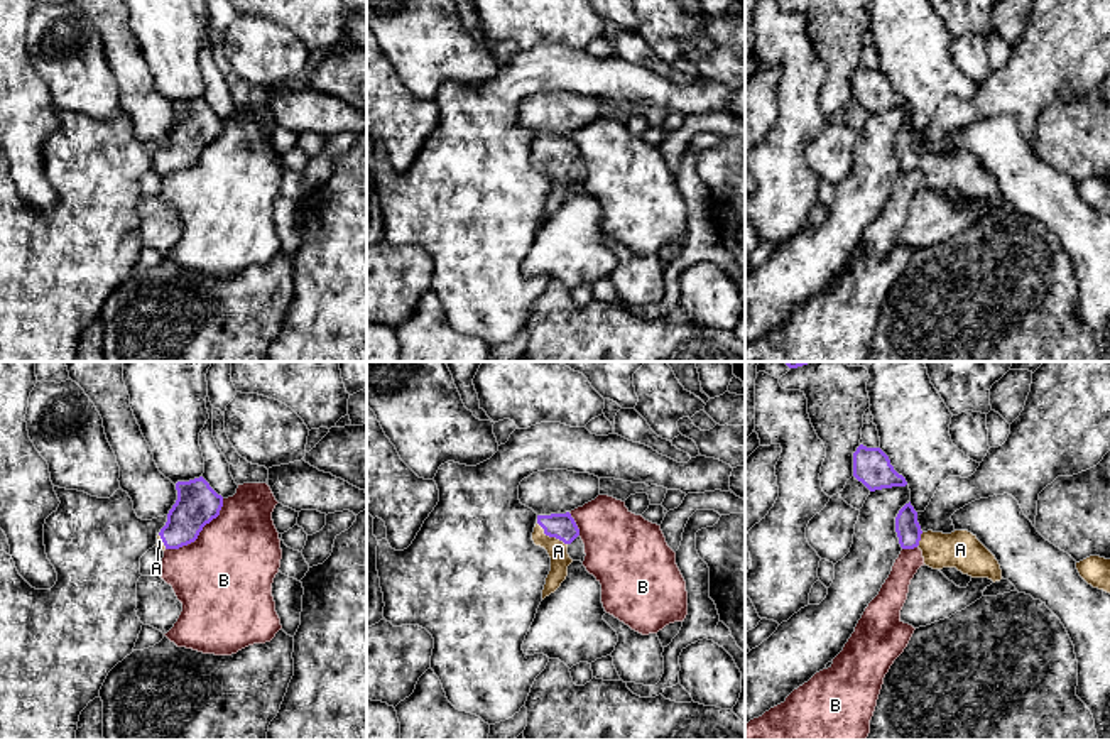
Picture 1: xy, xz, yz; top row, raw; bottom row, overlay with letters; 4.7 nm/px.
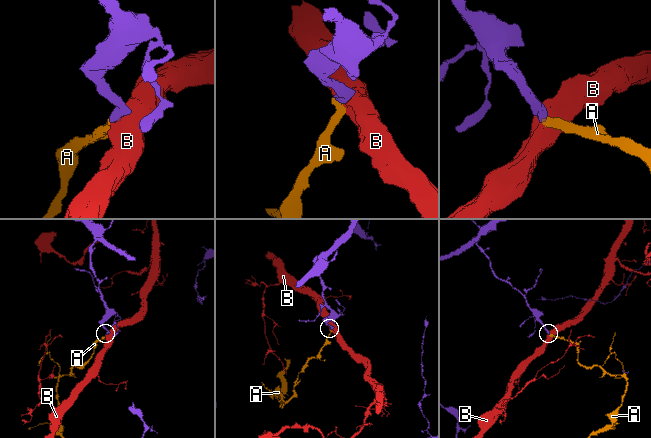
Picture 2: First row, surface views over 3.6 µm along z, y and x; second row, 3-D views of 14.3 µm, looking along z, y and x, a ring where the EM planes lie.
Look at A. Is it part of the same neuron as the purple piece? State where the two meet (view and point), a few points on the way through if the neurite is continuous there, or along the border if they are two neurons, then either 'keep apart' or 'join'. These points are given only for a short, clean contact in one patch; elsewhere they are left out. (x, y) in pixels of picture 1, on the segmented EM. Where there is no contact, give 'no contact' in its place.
contact xz (551, 536); way xz (561, 526), (551, 536), (558, 551); join

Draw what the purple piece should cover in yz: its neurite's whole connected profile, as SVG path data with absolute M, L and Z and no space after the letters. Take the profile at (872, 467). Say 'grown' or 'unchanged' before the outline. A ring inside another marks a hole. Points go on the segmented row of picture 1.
unchanged; M863 444L853 453L853 476L870 492L907 485L880 448L867 448Z

